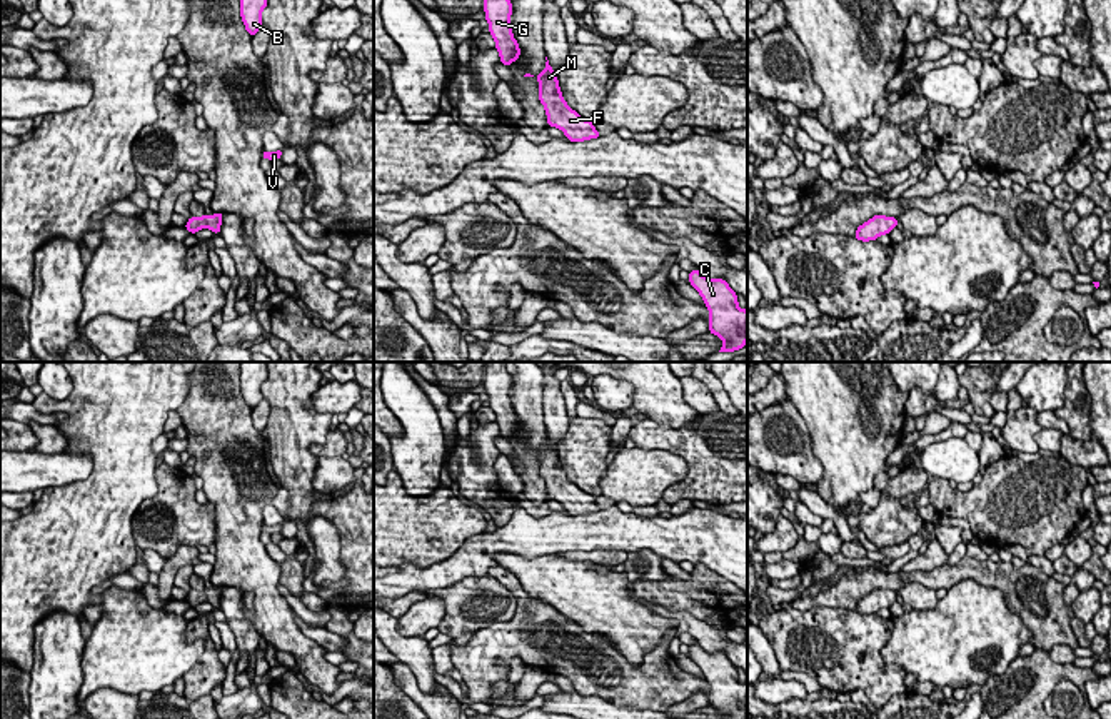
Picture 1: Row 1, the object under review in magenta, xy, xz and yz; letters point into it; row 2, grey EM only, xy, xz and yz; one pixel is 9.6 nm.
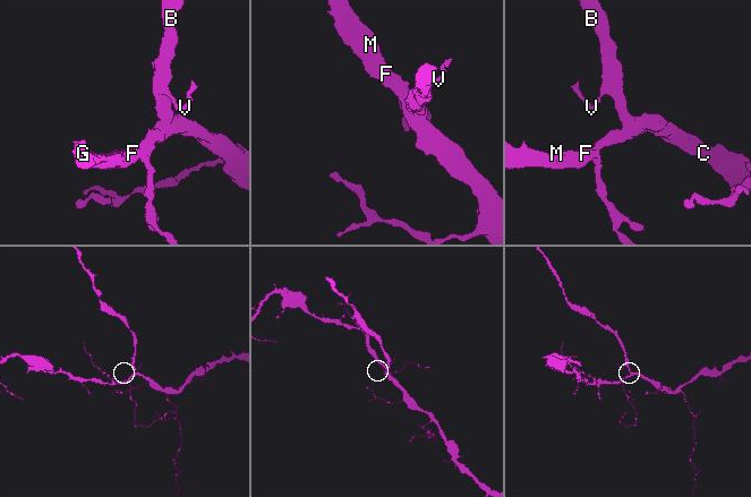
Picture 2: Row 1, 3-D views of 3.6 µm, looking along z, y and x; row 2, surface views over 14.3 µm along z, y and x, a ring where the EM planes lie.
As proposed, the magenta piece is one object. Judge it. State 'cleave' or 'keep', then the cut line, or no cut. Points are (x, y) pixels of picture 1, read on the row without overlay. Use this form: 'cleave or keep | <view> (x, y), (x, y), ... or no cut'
keep | no cut

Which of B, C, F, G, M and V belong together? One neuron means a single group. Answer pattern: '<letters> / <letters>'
B C F G M V

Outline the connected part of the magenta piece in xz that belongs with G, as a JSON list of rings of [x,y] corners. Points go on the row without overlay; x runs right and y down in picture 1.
[[[485,362],[484,385],[489,395],[489,407],[495,414],[500,437],[509,440],[520,430],[520,422],[512,409],[512,377],[505,369],[505,362]]]

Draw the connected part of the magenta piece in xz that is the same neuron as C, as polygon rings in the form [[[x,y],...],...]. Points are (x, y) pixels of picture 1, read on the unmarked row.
[[[699,642],[689,646],[689,657],[701,667],[709,684],[709,706],[724,719],[746,719],[747,684],[739,681],[737,667],[724,652],[707,652]]]

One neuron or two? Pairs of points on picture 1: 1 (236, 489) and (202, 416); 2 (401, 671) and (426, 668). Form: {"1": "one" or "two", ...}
{"1": "one", "2": "two"}

